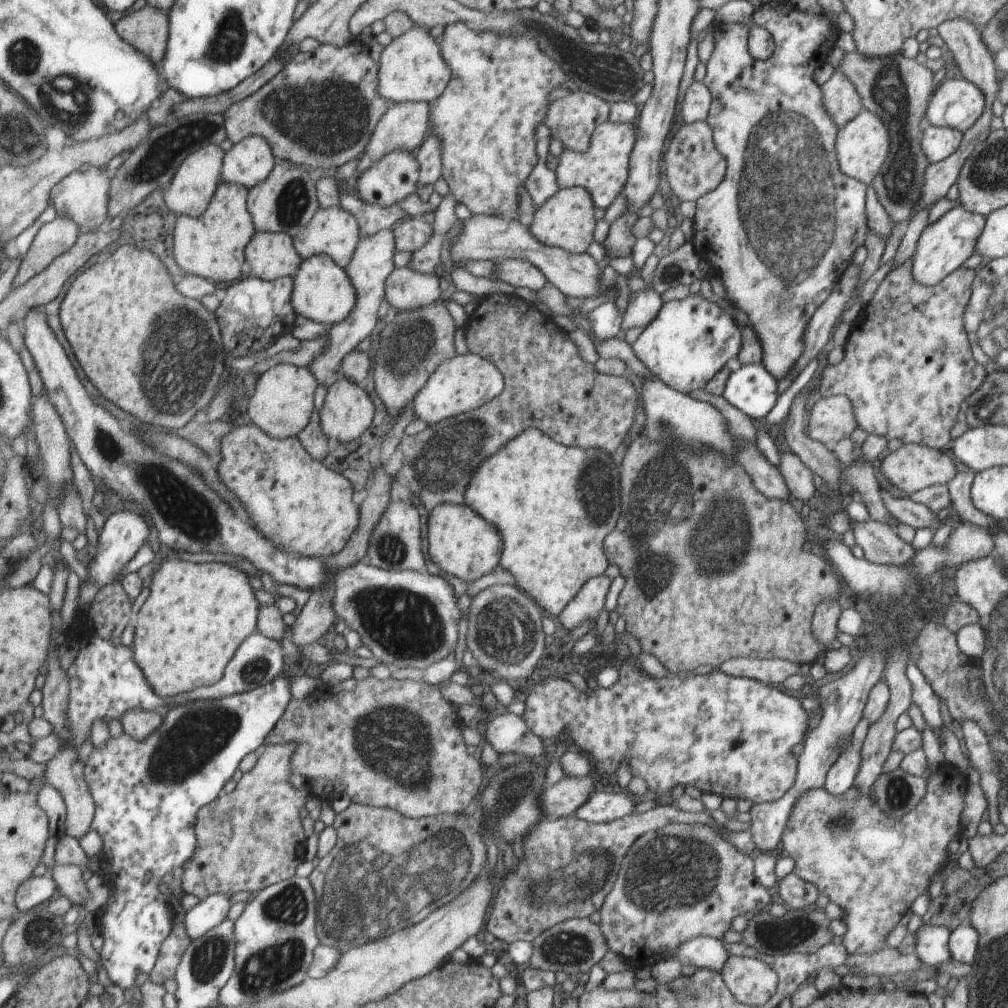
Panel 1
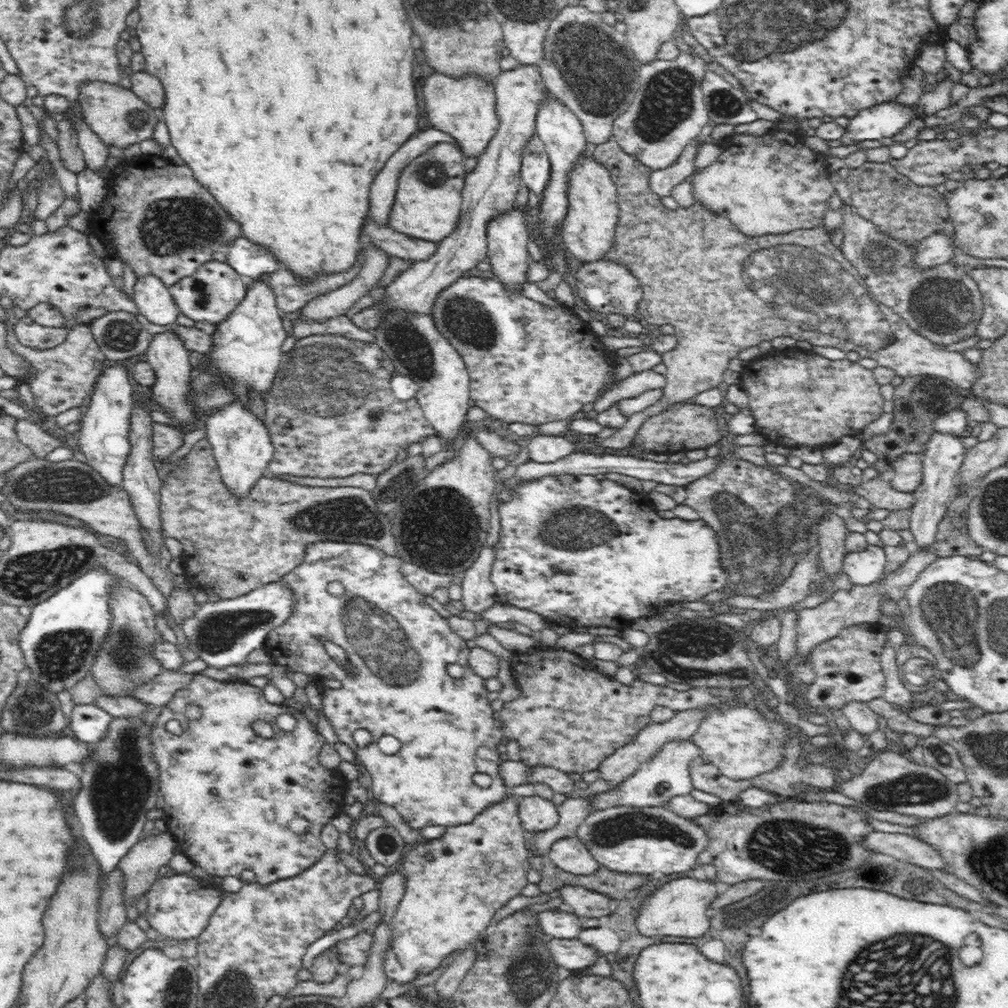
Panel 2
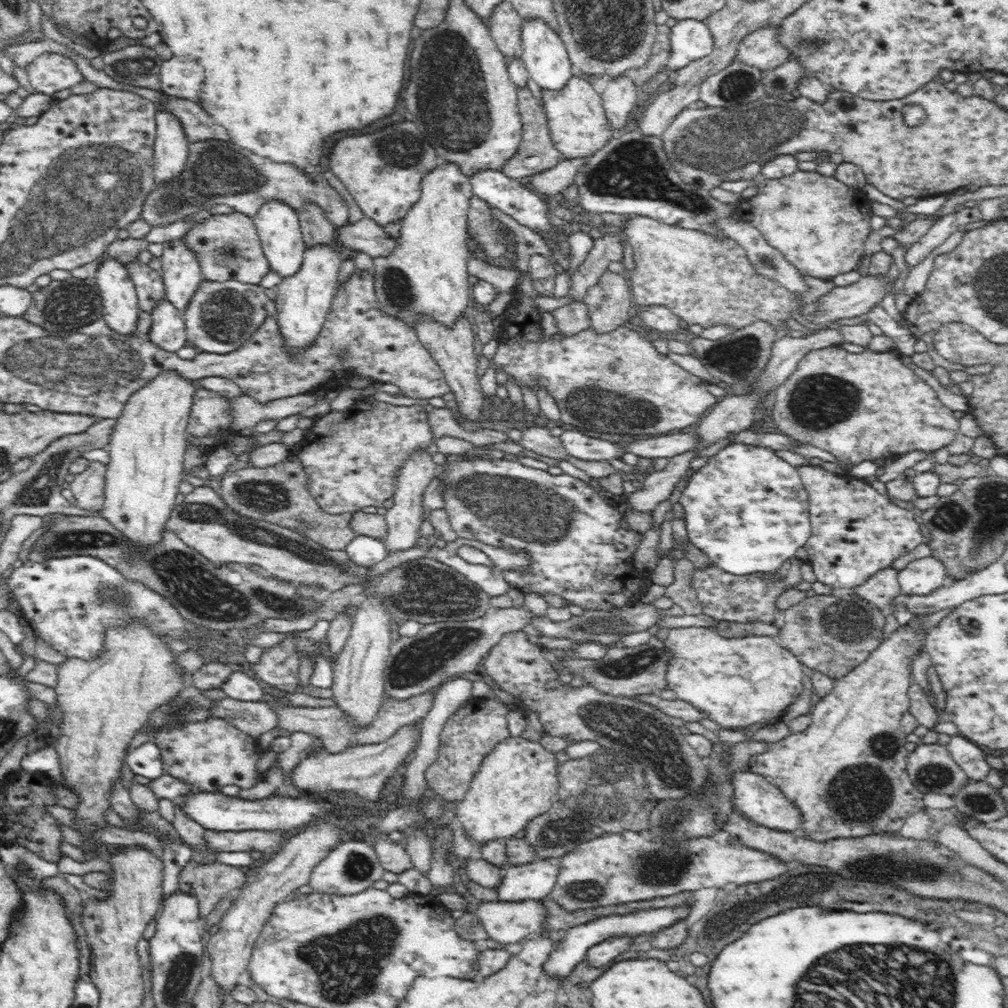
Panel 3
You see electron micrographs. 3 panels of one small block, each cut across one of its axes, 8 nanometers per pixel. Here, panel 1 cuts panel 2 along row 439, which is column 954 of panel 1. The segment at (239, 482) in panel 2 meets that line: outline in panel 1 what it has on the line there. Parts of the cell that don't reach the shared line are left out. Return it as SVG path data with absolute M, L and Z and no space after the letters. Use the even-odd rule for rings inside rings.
M962 205L949 210L934 224L927 224L917 241L916 253L912 256L914 280L924 286L934 286L944 281L966 258L974 252L974 242L978 244L985 230L985 215L966 210Z

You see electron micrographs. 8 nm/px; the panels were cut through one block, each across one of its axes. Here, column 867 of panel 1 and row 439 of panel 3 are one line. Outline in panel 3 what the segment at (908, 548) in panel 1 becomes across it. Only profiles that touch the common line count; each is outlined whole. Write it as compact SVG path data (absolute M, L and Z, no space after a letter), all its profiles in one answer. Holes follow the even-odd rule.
M529 427L522 431L518 442L523 446L525 454L565 460L565 448L558 437L550 433L550 428Z

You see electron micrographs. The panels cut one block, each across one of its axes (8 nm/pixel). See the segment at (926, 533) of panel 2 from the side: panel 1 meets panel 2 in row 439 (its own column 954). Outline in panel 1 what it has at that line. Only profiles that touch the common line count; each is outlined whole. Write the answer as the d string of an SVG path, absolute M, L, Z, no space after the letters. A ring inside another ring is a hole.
M964 922L952 932L950 931L948 948L950 948L951 960L973 964L979 944L980 936L976 929L969 922Z

